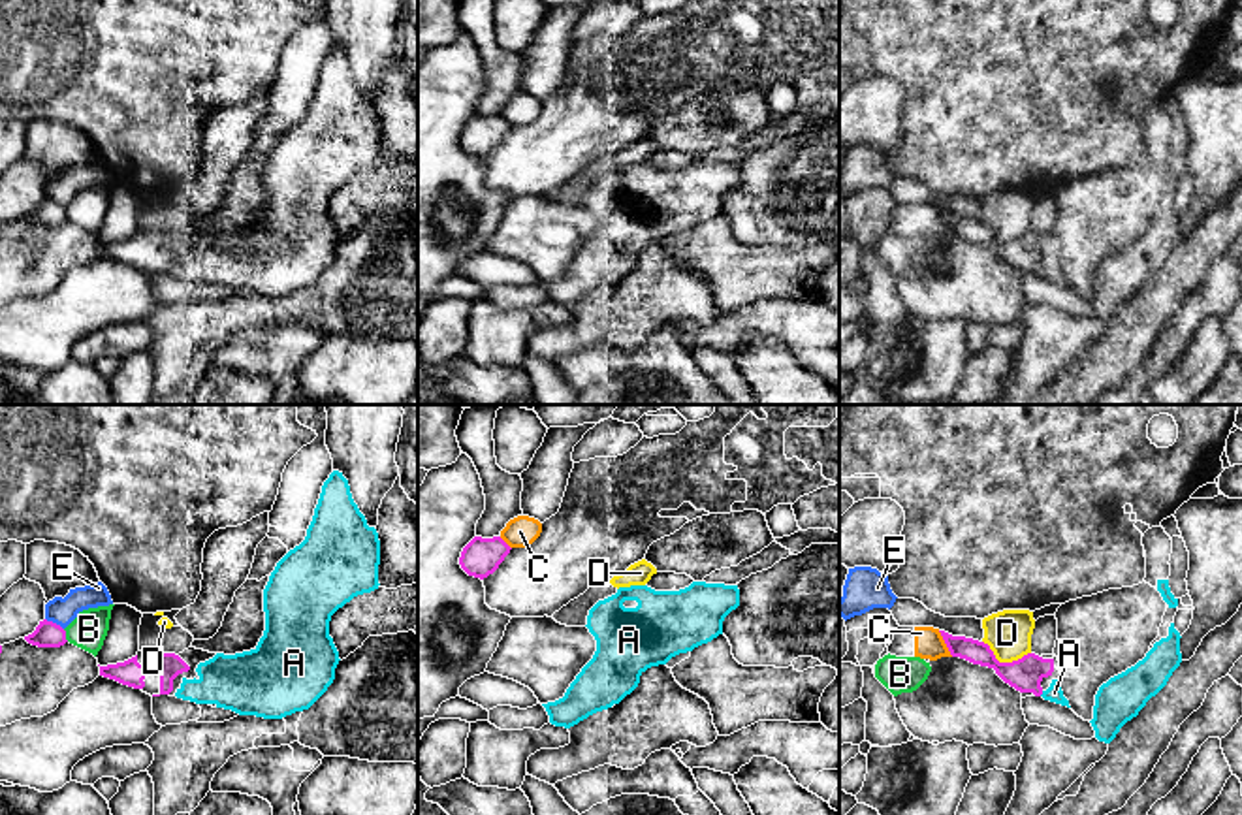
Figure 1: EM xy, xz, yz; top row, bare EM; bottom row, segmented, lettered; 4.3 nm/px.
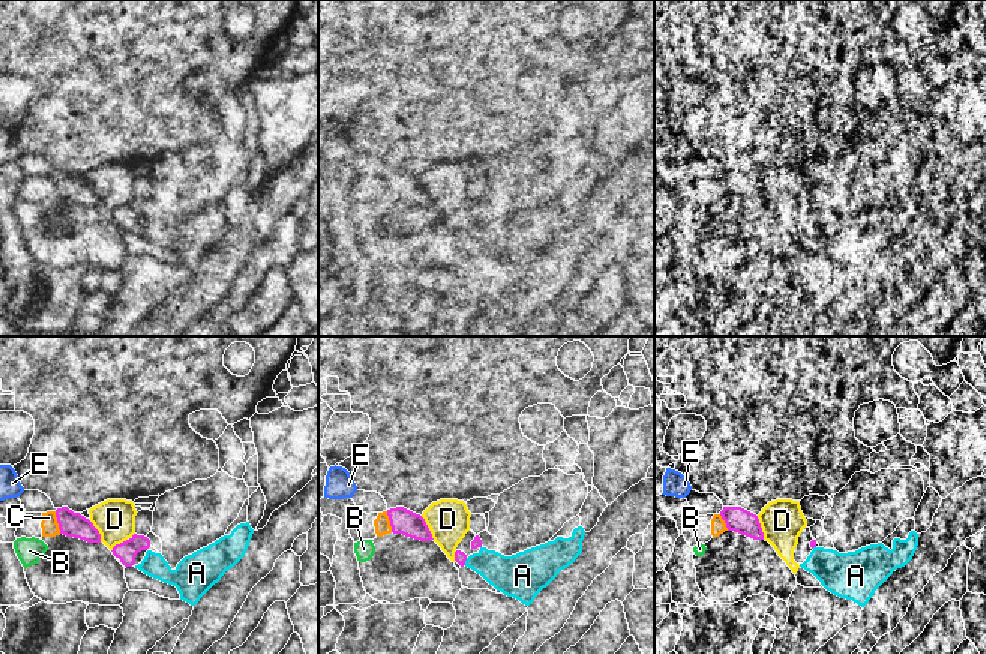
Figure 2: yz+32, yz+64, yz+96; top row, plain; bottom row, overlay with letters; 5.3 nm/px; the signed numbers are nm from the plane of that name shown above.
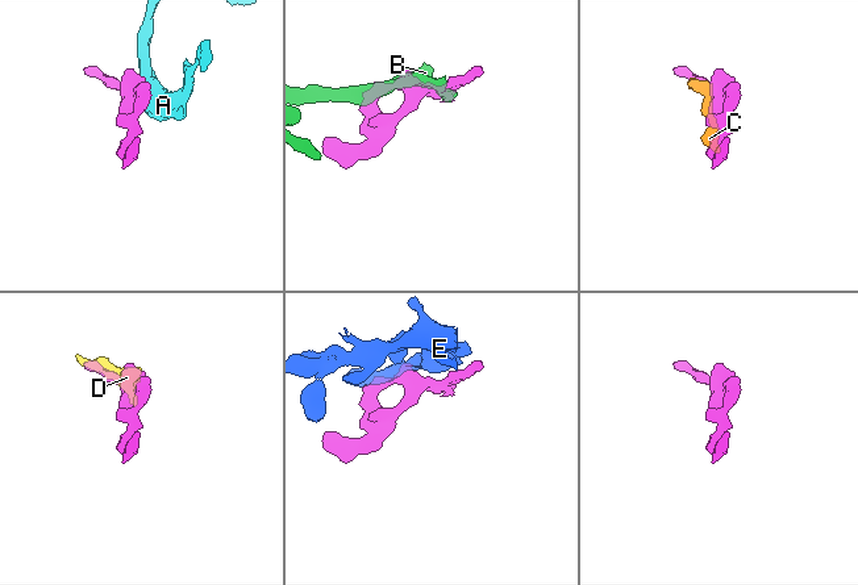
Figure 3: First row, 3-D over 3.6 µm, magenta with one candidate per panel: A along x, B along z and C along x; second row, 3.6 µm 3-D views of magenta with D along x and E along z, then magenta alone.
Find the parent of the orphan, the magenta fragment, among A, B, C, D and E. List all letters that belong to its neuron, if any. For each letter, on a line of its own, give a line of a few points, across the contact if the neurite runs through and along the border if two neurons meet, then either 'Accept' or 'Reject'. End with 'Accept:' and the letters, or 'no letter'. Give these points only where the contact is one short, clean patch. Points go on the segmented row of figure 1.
A: Accept
B: Line: xy (63, 629), (68, 640). Reject
C: Reject
D: Reject
E: Reject
Accept: A

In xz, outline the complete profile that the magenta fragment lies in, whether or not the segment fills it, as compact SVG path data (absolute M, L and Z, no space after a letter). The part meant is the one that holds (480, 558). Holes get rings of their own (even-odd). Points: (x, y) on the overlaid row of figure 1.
M474 536L463 548L459 565L469 576L484 580L499 568L510 550L512 548L501 536Z

